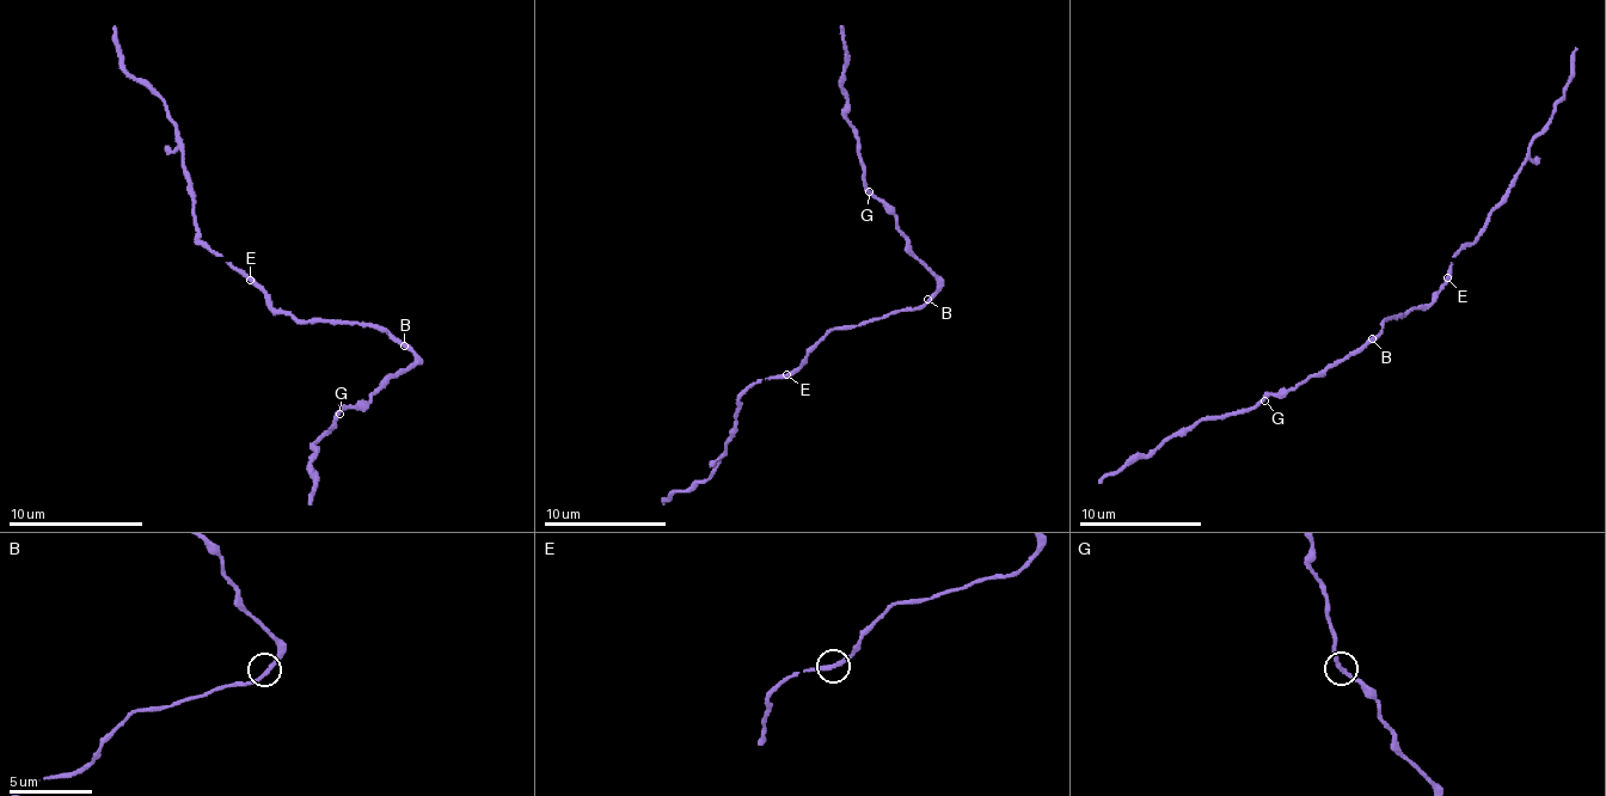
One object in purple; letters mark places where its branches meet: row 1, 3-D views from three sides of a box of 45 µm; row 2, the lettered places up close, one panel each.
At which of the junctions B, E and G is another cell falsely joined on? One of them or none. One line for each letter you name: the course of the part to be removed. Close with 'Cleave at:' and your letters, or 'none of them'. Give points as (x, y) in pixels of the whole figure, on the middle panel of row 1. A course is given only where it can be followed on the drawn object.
Cleave at: none of them

